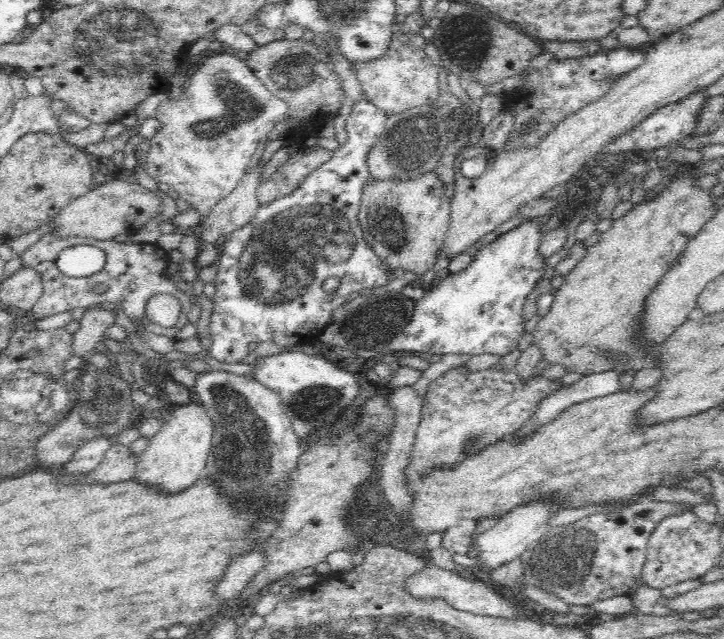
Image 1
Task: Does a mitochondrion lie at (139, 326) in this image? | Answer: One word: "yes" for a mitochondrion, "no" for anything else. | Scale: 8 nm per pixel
no

